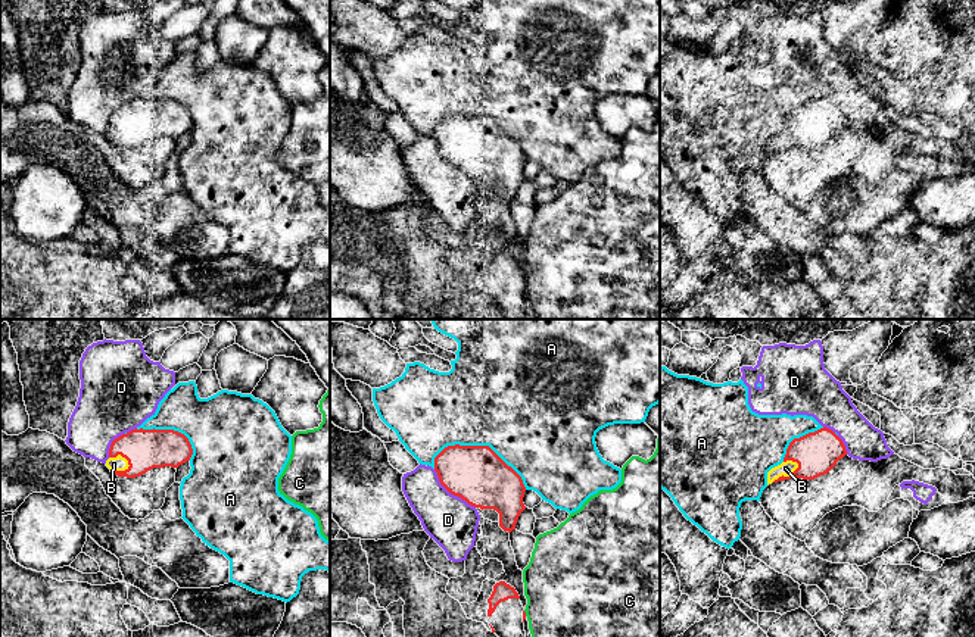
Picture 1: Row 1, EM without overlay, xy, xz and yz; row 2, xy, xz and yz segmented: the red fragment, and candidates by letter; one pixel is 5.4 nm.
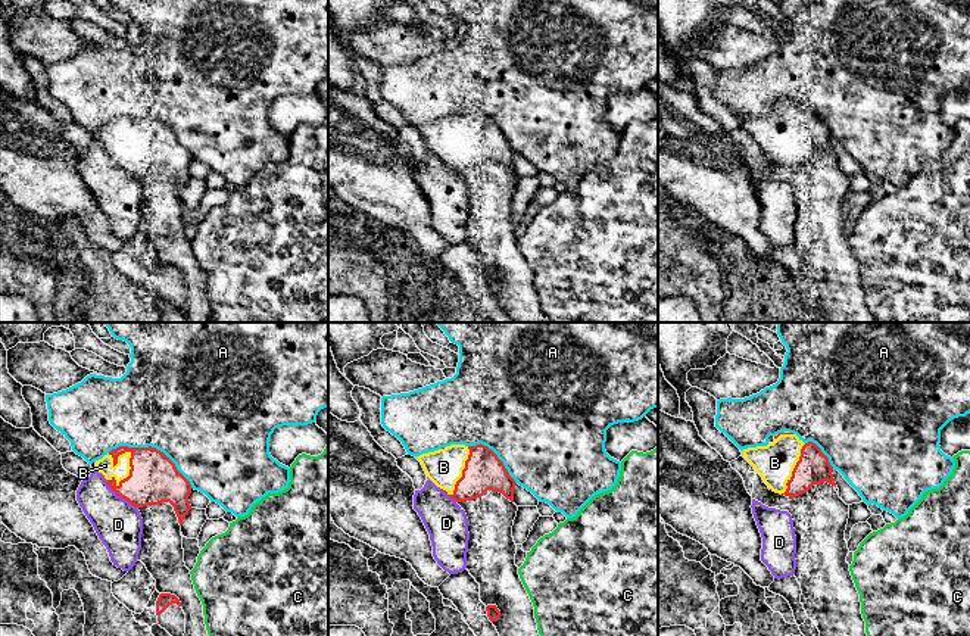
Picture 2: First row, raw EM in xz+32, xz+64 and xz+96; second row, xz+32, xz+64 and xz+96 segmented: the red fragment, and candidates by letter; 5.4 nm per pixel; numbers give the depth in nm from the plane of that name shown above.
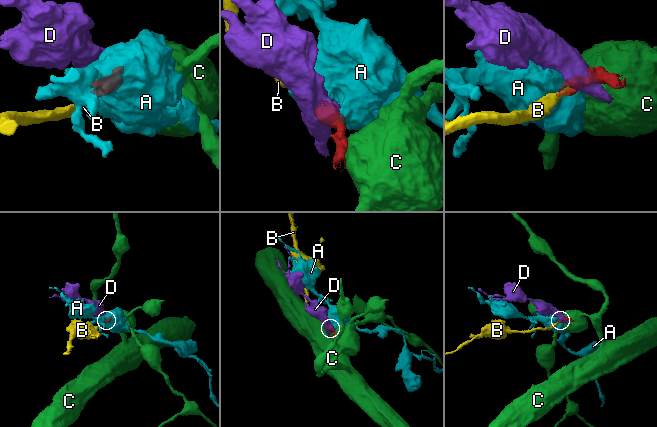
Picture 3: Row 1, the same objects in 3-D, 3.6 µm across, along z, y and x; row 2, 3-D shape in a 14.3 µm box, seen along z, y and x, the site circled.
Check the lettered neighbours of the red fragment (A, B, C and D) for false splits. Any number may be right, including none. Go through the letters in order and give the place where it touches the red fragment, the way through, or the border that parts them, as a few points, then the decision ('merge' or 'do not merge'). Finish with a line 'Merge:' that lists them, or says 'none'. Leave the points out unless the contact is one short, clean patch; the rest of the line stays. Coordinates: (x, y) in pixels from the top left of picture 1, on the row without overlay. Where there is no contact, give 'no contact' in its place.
A: meets red in xz at (483, 116); do not merge
B: meets red in yz at (785, 147); merge
C: meets red in xz at (525, 284); do not merge
D: meets red in xz at (451, 164); border along xz (433, 140), (438, 150), (451, 164), (474, 178); do not merge
Merge: B

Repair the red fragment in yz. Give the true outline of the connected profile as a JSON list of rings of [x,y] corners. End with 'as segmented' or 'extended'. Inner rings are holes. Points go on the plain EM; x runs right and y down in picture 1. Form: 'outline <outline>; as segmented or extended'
outline [[[823,97],[789,113],[784,132],[767,143],[767,156],[789,149],[814,150],[828,144],[845,125],[842,110]]]; extended

